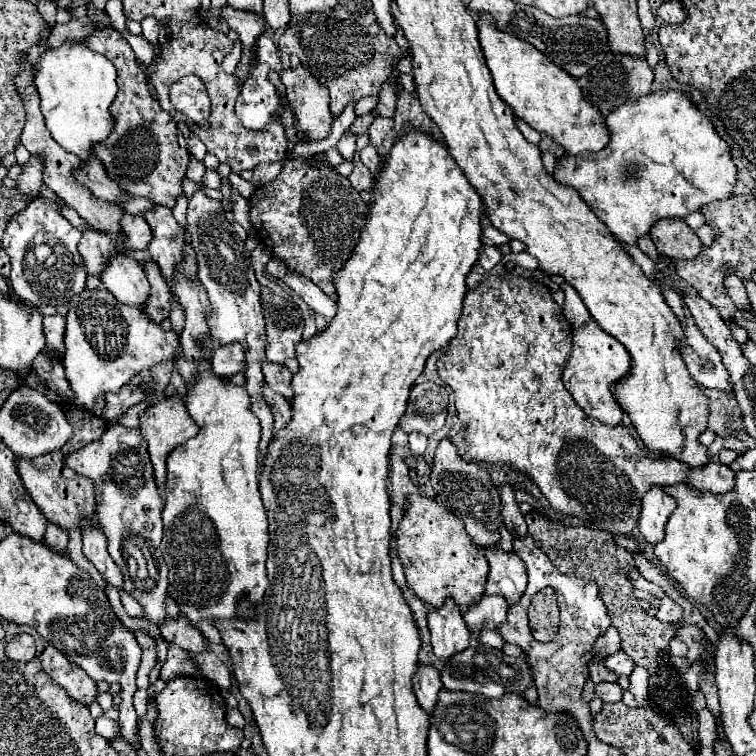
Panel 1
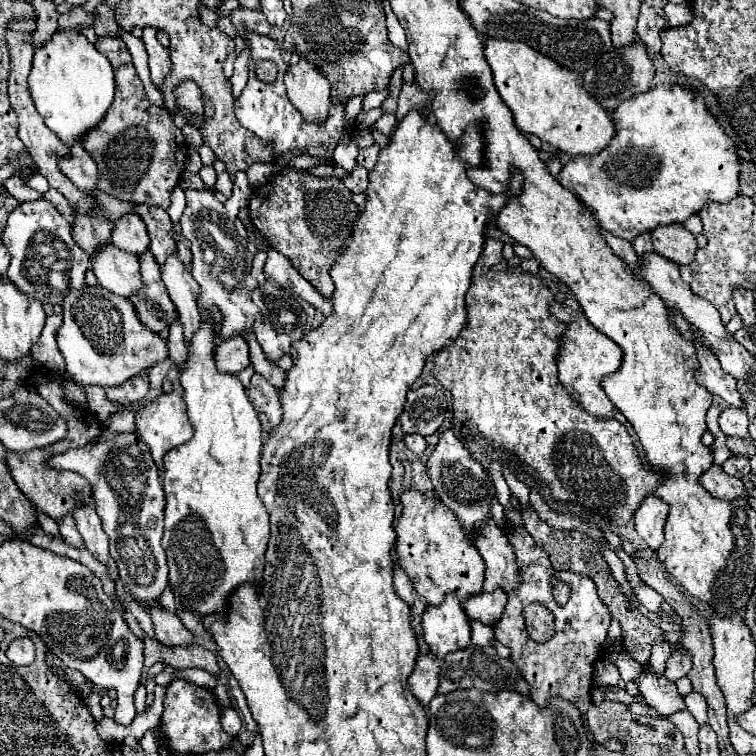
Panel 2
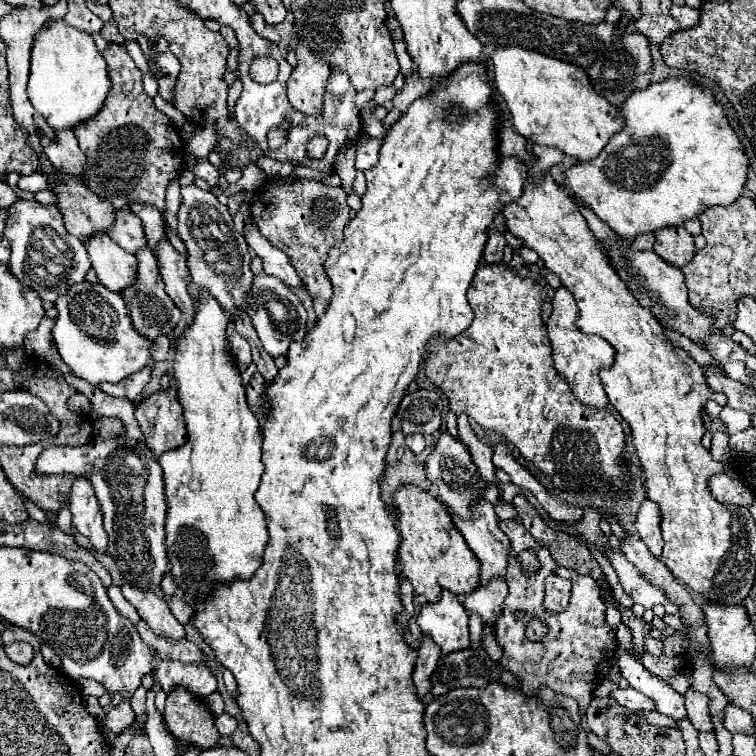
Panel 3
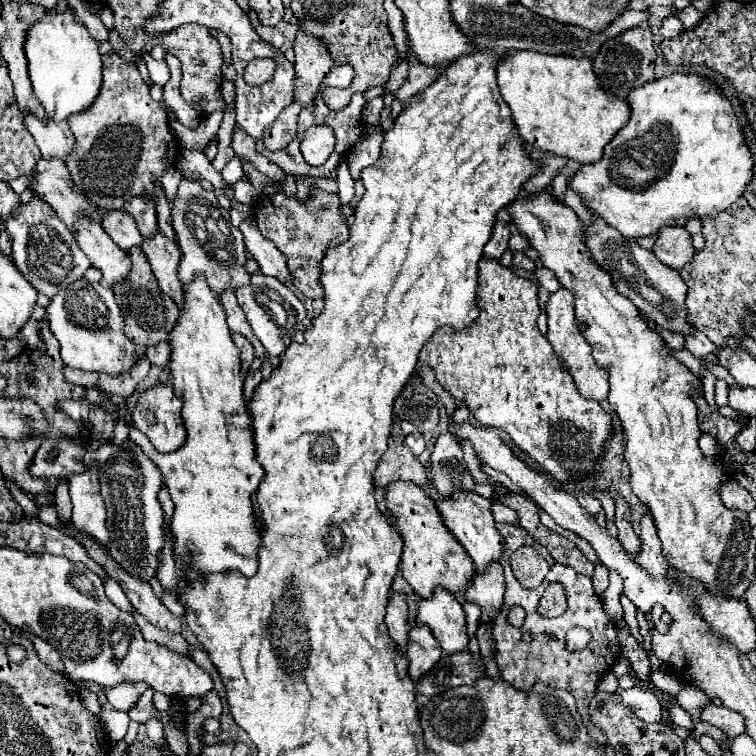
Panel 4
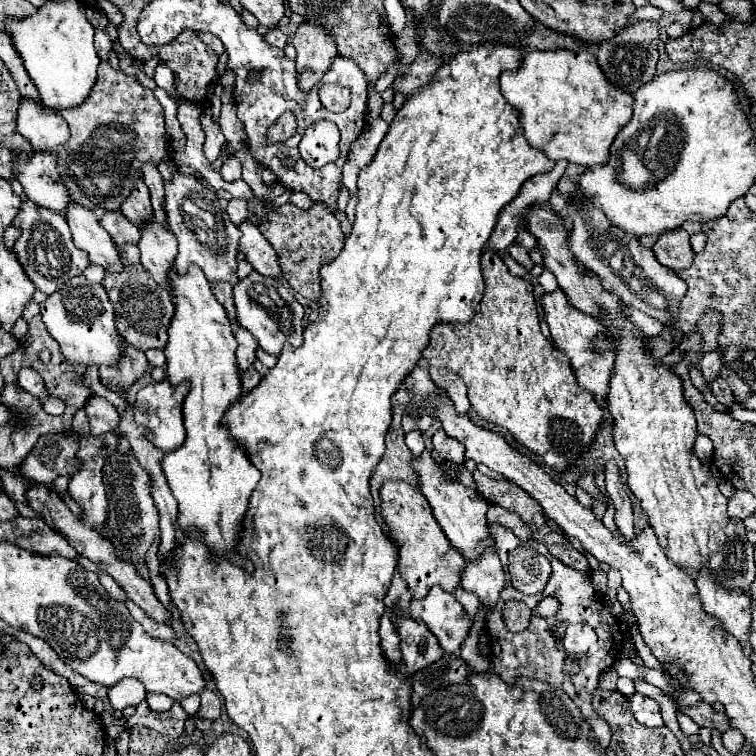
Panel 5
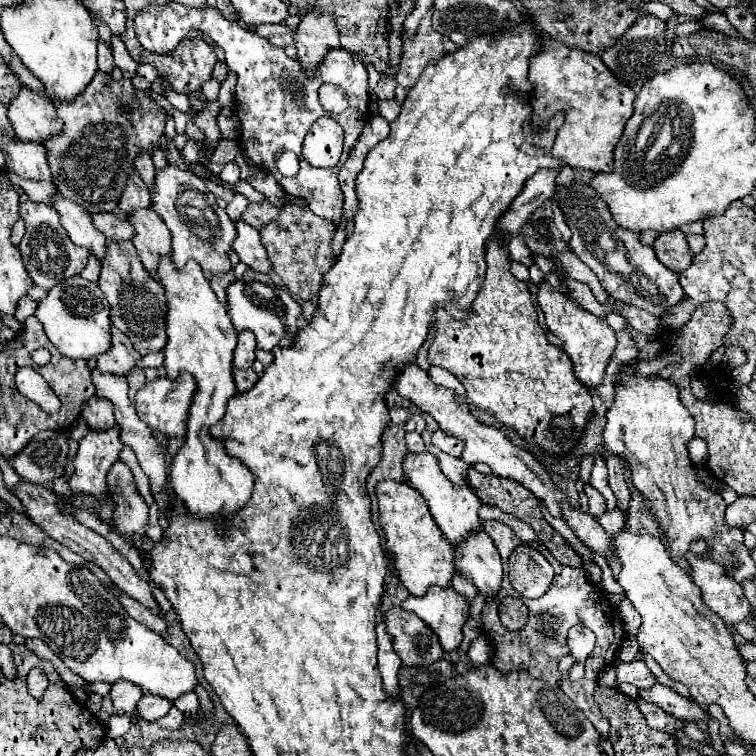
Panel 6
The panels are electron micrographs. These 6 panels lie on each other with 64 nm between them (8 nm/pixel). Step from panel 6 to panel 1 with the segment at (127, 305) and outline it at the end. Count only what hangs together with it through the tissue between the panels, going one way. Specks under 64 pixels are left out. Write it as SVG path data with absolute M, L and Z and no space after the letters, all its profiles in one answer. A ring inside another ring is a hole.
M148 260L144 264L144 274L150 282L150 296L142 306L142 312L148 316L150 322L160 324L162 320L166 320L170 316L170 308L172 308L172 294L168 290L166 280L160 274L158 264L154 264L152 260Z

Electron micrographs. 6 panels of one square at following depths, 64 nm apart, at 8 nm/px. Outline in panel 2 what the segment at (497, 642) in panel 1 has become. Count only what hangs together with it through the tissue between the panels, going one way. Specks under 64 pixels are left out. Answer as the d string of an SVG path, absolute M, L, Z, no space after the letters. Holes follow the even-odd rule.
M472 622L472 642L474 644L490 644L494 640L492 628L486 628L482 622Z

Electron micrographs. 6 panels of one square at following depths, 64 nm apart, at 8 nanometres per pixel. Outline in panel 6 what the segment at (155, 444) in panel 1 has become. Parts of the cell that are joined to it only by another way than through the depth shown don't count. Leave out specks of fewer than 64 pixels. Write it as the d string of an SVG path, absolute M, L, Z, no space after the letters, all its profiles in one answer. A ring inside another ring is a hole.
M182 372L176 380L168 380L166 376L160 376L152 382L148 382L144 388L136 394L136 414L142 422L146 422L152 430L160 432L166 440L184 438L186 436L186 420L188 420L188 408L192 404L192 396L196 392L196 380L188 372Z

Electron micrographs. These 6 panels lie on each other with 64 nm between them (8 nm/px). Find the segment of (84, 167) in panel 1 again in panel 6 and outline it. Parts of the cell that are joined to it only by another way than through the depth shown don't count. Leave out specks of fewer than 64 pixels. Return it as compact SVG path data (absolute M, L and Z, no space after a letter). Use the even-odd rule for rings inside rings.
M22 88L10 102L8 120L22 140L42 142L46 136L54 136L62 130L62 120L58 118L52 100L28 88Z

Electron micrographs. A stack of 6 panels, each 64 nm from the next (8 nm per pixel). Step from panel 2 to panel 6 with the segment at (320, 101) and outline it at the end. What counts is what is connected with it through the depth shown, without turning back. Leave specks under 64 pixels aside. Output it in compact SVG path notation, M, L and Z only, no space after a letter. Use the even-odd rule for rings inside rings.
M312 8L306 12L298 24L296 30L296 48L298 48L298 60L302 68L308 72L318 66L318 60L326 56L328 48L338 48L338 26L336 18L328 12L322 12L318 8Z

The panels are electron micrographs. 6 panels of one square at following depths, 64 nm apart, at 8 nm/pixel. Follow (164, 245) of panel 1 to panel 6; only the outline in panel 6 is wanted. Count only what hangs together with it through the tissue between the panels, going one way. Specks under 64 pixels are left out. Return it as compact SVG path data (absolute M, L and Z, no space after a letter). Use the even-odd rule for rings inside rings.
M134 170L128 176L126 188L124 188L124 192L120 196L120 202L118 202L118 208L120 208L122 214L126 214L126 212L134 212L136 208L148 208L148 206L150 206L148 186L142 182L138 172Z

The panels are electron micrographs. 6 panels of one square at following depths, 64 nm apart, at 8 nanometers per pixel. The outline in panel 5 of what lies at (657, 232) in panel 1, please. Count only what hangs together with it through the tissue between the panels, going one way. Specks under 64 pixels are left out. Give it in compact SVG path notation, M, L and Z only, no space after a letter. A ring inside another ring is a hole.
M682 228L664 232L652 248L656 258L660 260L660 264L674 270L674 272L690 268L694 252L692 252L692 246L690 246L688 238L690 238L688 232L682 230Z

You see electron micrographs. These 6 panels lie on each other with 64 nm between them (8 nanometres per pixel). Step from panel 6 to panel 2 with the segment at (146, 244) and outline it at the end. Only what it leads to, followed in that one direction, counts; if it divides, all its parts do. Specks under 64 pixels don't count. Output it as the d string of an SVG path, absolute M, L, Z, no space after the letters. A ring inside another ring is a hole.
M176 252L166 258L166 264L162 266L162 280L166 284L170 300L178 308L180 322L184 326L184 338L186 342L190 342L190 336L198 330L202 320L196 304L198 284L194 284L190 270L186 270L186 266L182 264Z

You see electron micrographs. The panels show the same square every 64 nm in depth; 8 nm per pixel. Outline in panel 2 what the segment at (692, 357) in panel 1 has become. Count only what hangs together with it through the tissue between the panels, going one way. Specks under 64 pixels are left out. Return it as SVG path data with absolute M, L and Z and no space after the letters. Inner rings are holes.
M698 338L696 340L696 356L700 362L700 370L698 370L698 384L706 386L712 394L720 396L728 406L734 408L742 408L742 396L736 388L736 380L732 376L728 376L726 372L722 372L718 360L714 354L710 354L710 348L702 346Z

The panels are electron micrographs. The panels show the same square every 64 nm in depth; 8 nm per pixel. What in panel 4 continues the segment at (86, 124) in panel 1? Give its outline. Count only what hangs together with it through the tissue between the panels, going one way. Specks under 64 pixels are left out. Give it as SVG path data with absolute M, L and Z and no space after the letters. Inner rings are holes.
M74 10L66 12L46 12L26 30L24 54L28 60L28 74L32 80L34 94L46 108L48 118L66 120L74 112L82 112L98 96L98 86L102 86L102 60L96 40L90 36L86 26L76 20Z

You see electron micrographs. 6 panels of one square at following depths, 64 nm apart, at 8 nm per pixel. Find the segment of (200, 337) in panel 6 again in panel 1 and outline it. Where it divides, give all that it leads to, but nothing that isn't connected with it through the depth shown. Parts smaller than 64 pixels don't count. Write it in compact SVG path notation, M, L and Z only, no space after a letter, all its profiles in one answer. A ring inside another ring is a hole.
M200 358L196 362L196 380L192 386L188 386L188 396L186 396L186 410L190 414L190 418L200 426L198 434L188 440L186 444L174 448L166 460L166 490L164 490L164 510L162 510L162 518L164 518L164 538L162 538L162 554L164 560L168 564L168 594L176 600L180 612L190 620L190 622L198 622L202 618L206 620L218 620L218 618L234 618L234 616L252 616L254 614L254 606L262 600L266 588L268 588L268 578L266 578L266 548L268 548L268 516L266 510L262 506L262 498L258 492L258 444L260 444L260 420L258 416L254 416L252 408L250 408L250 396L246 392L246 388L230 384L226 378L220 378L212 372L212 364L206 358ZM246 594L244 600L240 600L238 596ZM236 600L240 600L236 604Z

